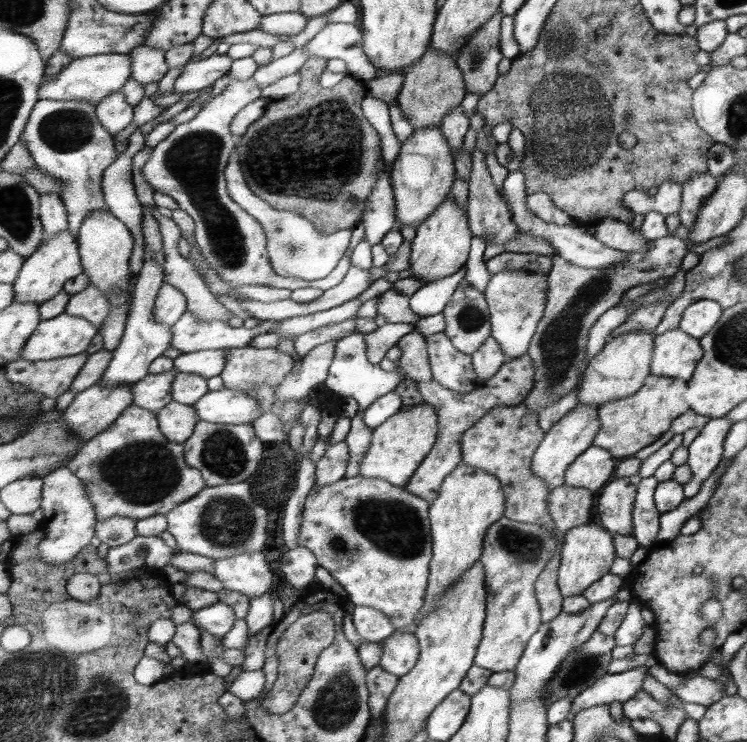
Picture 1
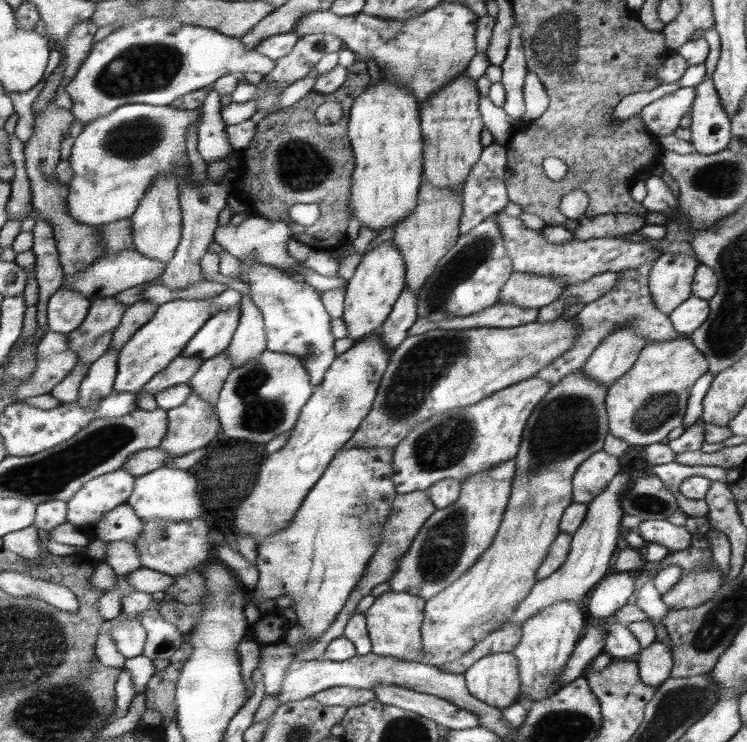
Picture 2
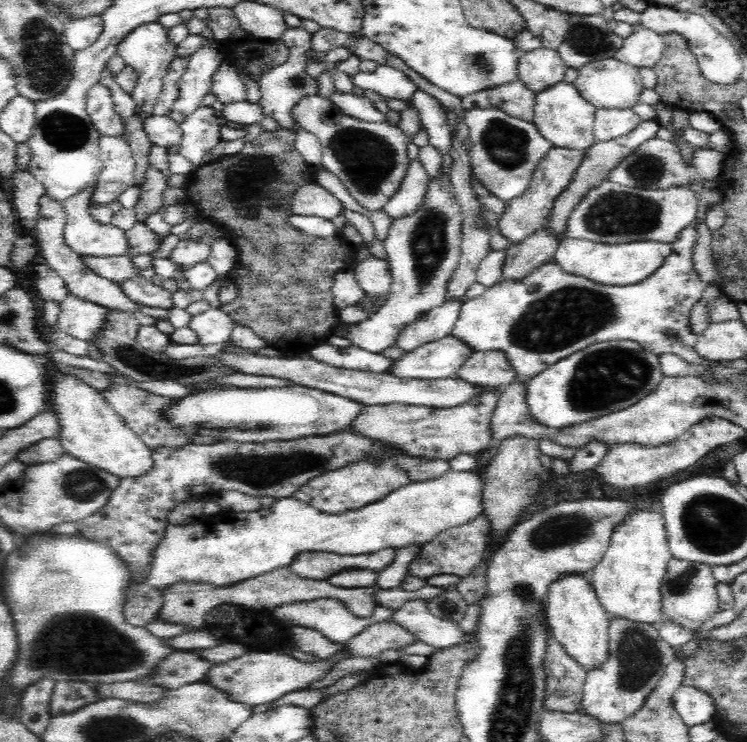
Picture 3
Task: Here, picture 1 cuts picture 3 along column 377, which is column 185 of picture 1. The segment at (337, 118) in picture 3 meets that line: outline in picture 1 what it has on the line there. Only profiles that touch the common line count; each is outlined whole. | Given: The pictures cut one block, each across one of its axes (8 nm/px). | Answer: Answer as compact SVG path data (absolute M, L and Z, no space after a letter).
M255 77L233 80L219 95L204 104L193 119L177 125L175 132L152 149L142 169L143 177L155 191L171 196L183 210L191 214L195 220L194 236L200 251L231 286L273 286L289 290L320 288L322 291L335 288L343 282L351 268L351 251L345 254L339 266L327 278L318 281L304 281L277 274L268 253L265 228L229 194L225 172L236 150L231 122L245 106L265 94Z

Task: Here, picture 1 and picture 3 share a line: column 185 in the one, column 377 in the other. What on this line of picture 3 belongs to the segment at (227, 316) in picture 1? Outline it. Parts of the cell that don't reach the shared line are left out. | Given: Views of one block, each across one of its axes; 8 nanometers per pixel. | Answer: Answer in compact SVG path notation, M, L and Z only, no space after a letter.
M370 256L356 264L355 277L368 296L380 296L391 290L393 281L389 260Z

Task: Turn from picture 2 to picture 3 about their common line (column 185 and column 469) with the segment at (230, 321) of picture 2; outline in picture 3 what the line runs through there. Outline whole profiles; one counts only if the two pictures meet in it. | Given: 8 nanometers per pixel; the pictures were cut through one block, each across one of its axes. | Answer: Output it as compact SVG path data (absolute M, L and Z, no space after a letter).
M452 335L405 352L386 372L398 378L438 380L454 377L472 349Z

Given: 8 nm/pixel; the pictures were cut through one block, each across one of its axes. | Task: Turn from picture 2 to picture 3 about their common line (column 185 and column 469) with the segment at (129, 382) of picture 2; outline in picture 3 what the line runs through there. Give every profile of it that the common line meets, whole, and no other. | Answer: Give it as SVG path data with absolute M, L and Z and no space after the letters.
M692 223L671 243L673 248L671 255L658 270L654 271L653 275L645 281L628 286L599 285L584 277L564 273L562 268L552 260L522 280L500 281L494 286L487 287L482 296L464 301L458 310L458 318L450 335L462 341L466 347L470 347L472 352L500 351L506 355L516 375L514 381L524 384L559 360L599 342L634 341L652 354L672 352L686 362L708 367L708 364L713 362L696 355L694 344L697 338L690 329L692 307L700 300L702 292L708 288L692 264L694 244L696 244L696 229Z

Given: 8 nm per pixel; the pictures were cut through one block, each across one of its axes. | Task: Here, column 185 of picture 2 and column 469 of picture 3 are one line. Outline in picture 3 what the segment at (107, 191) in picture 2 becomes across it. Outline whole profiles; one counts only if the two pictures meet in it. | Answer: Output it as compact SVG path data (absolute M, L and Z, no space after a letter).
M474 108L466 110L463 123L468 129L468 152L471 159L473 176L478 179L479 184L494 196L509 201L522 196L531 183L534 172L537 170L542 158L546 158L549 150L553 147L536 128L533 122L510 116L498 108Z

